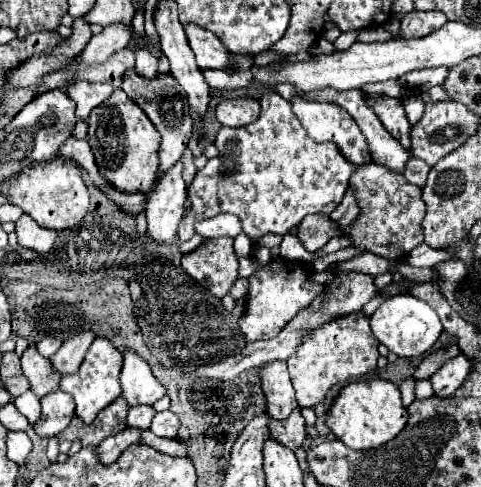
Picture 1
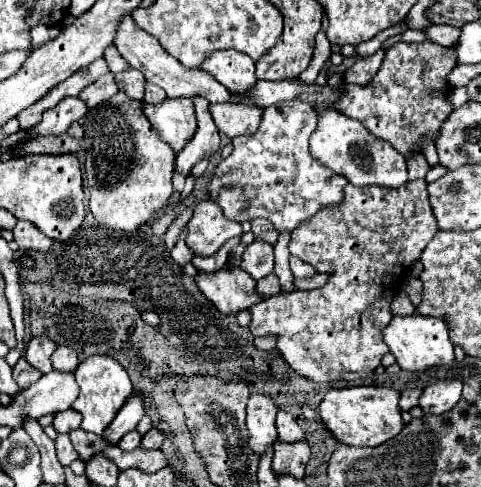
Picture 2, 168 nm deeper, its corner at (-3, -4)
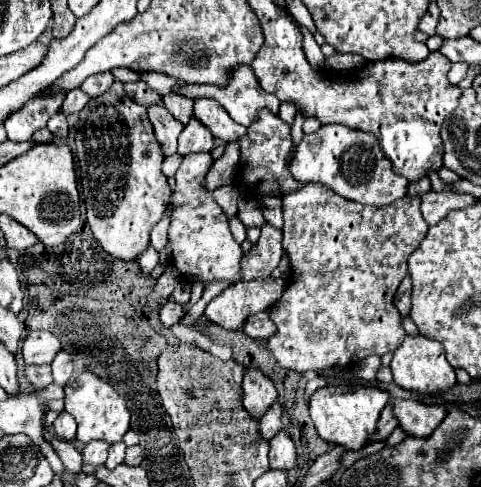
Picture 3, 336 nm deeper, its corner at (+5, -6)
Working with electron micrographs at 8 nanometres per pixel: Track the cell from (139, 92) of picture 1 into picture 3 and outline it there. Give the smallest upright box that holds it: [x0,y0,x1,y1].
[164,94,192,122]

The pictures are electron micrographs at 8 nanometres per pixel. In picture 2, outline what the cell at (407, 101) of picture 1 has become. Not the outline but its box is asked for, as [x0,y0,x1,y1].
[420,136,438,166]

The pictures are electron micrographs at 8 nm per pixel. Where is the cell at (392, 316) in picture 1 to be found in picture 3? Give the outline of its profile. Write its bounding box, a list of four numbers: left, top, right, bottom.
[392,336,456,396]

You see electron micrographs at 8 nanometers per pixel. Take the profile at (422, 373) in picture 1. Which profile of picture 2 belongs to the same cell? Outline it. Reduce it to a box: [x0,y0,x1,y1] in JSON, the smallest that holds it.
[400,388,422,410]

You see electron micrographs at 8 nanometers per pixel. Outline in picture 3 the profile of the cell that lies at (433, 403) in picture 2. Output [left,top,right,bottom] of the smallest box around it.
[390,398,444,438]

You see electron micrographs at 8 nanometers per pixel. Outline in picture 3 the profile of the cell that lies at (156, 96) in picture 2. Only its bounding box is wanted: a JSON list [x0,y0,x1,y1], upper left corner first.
[148,106,184,156]

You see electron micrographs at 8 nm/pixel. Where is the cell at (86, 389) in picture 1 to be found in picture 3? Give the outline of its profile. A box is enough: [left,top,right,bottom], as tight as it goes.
[66,372,130,444]

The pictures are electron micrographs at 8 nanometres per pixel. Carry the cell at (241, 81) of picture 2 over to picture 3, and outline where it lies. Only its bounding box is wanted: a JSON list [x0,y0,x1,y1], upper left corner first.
[180,66,280,126]

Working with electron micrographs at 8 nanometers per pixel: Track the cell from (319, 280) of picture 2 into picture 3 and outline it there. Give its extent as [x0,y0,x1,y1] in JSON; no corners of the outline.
[204,278,286,330]

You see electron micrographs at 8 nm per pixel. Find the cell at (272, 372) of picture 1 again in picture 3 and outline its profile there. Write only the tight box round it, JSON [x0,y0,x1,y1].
[270,430,296,470]

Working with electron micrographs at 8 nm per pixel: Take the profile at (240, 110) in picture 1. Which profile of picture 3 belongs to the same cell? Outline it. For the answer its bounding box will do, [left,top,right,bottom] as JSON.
[194,98,246,142]

